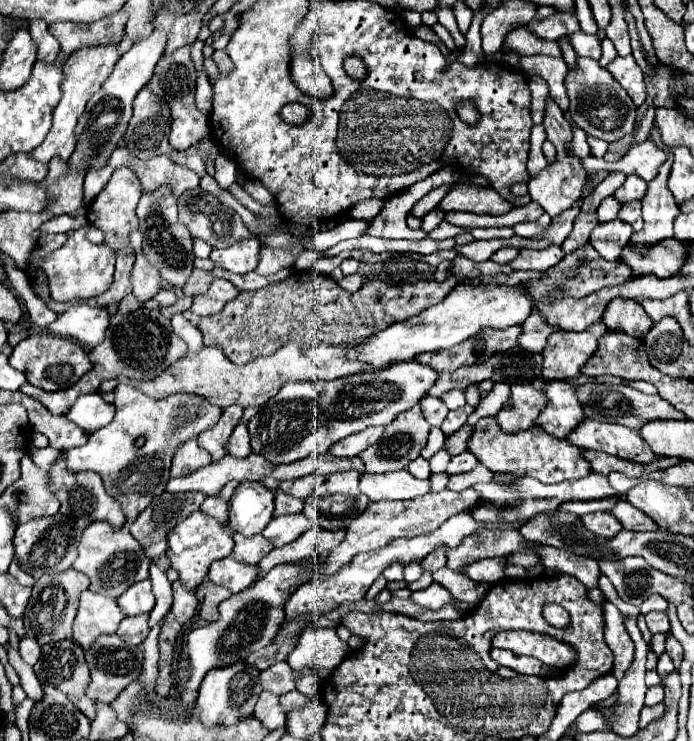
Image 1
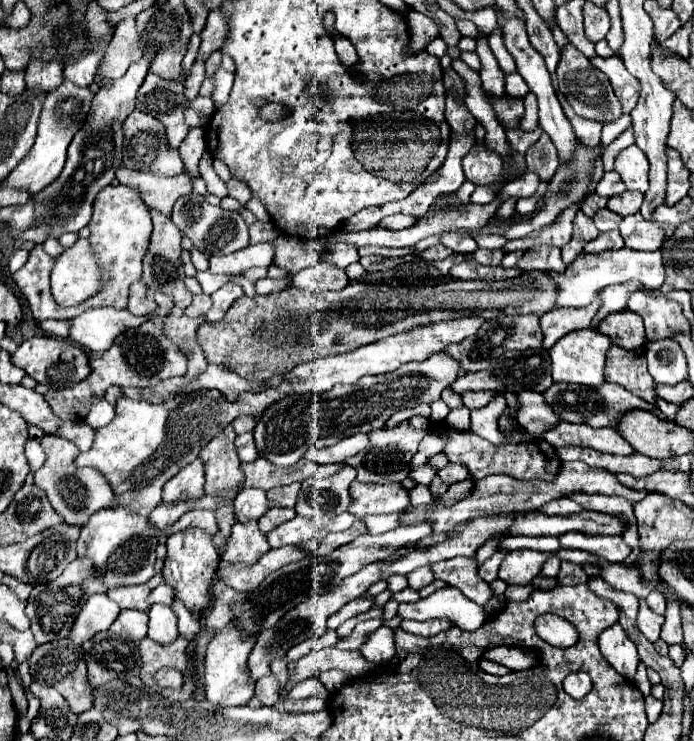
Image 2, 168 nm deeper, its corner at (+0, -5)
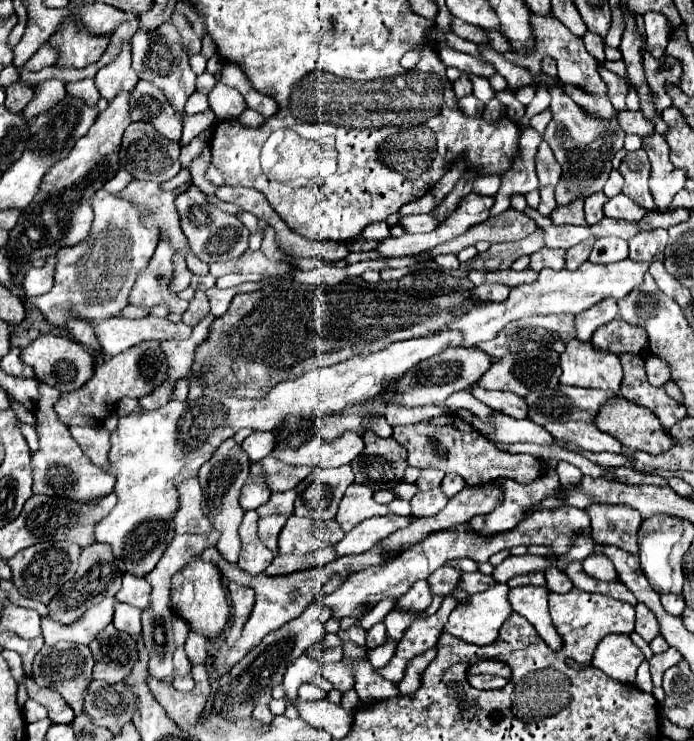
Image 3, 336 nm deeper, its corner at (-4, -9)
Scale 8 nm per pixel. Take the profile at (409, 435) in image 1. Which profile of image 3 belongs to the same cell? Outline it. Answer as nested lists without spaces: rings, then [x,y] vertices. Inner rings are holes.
[[[373,432],[363,434],[365,450],[351,462],[355,482],[371,490],[395,488],[407,470],[407,450],[395,438],[379,438]]]

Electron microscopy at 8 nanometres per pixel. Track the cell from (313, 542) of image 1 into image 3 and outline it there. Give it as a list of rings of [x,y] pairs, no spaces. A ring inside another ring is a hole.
[[[373,516],[361,524],[357,524],[351,532],[345,534],[345,538],[335,544],[337,556],[349,556],[349,554],[361,554],[369,548],[373,548],[379,540],[387,538],[391,532],[405,528],[411,520],[407,516]]]

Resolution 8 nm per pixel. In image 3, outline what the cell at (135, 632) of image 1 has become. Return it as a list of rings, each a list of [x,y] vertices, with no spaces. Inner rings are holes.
[[[115,602],[113,626],[115,626],[119,632],[125,632],[125,634],[129,634],[129,636],[141,634],[141,610],[137,610],[137,608],[129,606],[129,604]]]

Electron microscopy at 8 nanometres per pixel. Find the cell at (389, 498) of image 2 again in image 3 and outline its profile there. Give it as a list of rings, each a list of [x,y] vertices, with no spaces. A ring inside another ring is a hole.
[[[351,484],[339,504],[339,512],[335,516],[335,520],[341,524],[343,532],[353,530],[359,522],[363,522],[365,518],[371,516],[383,516],[389,514],[389,506],[377,504],[373,498],[373,492],[369,490],[369,486],[359,486],[359,484]]]

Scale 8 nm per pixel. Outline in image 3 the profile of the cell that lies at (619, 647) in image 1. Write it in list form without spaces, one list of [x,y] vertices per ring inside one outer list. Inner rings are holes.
[[[609,634],[593,654],[593,666],[625,684],[635,682],[637,668],[643,660],[643,652],[625,634]]]

